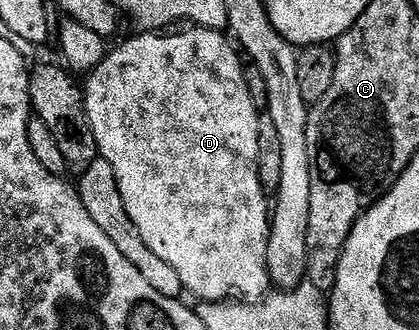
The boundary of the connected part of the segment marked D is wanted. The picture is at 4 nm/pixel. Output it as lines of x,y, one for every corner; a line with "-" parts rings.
192,25
184,30
188,31
180,31
177,35
168,35
172,33
136,33
133,39
126,40
121,47
116,47
113,51
111,48
111,50
105,54
104,60
83,80
82,90
84,93
86,117
90,121
90,129
94,133
94,141
96,142
99,158
110,161
110,166
114,168
114,177
118,177
118,189
122,193
122,201
126,205
126,213
130,213
130,221
134,221
134,229
138,229
138,233
142,233
142,241
146,241
146,245
150,245
152,252
154,252
157,257
162,257
162,261
166,261
166,265
170,265
170,269
174,269
174,273
178,273
178,277
184,286
184,291
187,292
187,294
197,295
195,297
197,300
207,301
209,303
223,303
225,301
234,303
258,303
265,295
269,294
270,291
270,280
268,278
270,199
269,196
265,195
262,185
258,181
258,133
260,132
258,129
258,117
261,112
254,105
254,101
250,101
250,89
246,89
246,77
244,76
245,64
243,62
240,63
241,56
234,46
233,40
229,38
224,31
211,31
205,27

